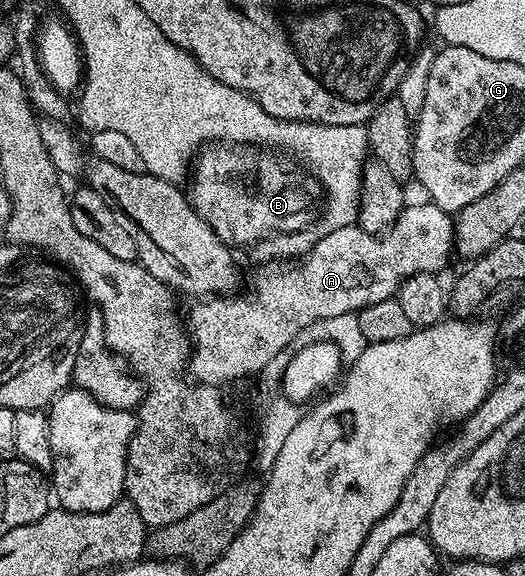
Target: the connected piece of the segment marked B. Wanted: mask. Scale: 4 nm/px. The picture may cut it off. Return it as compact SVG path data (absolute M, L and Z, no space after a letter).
M225 143L210 144L197 155L191 169L191 180L188 182L190 185L187 196L190 205L213 228L221 241L230 247L252 247L258 241L264 241L278 233L298 233L300 229L310 228L316 217L318 220L317 200L322 200L323 190L316 176L310 175L304 168L292 169L285 161L265 161L257 169L257 186L249 185L245 178L249 173L249 165L241 158L240 152L242 153L240 148L230 147Z

